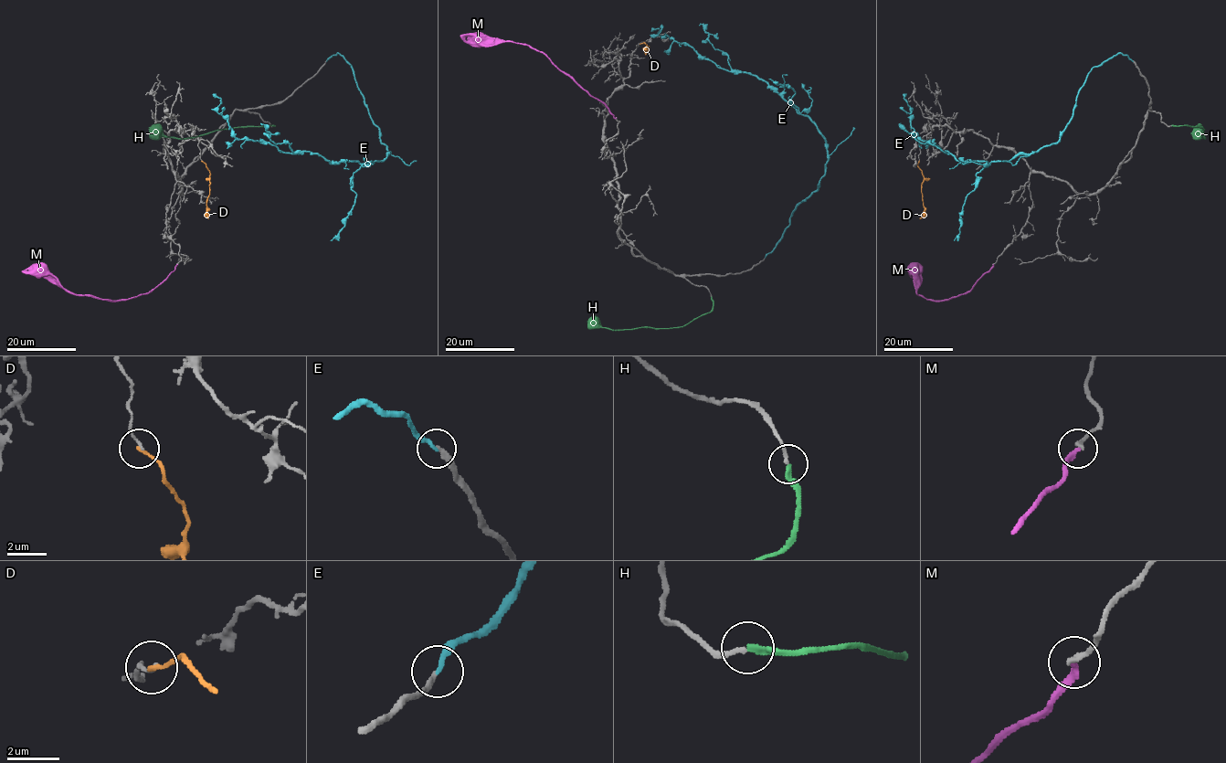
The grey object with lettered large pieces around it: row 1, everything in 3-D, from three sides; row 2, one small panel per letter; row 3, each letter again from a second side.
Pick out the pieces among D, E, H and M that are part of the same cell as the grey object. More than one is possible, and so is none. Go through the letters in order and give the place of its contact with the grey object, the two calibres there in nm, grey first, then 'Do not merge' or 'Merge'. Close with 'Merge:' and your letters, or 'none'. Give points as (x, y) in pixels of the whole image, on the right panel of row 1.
D: Touches grey at (919, 161). Thickness 130 nm (grey) against 160 nm. Do not merge
E: Touches grey at (1133, 61). Thickness 240 nm (grey) against 190 nm. Merge
H: Touches grey at (1172, 125). Thickness 190 nm (grey) against 240 nm. Merge
M: Touches grey at (993, 264). Thickness 220 nm (grey) against 240 nm. Do not merge
Merge: E, H

